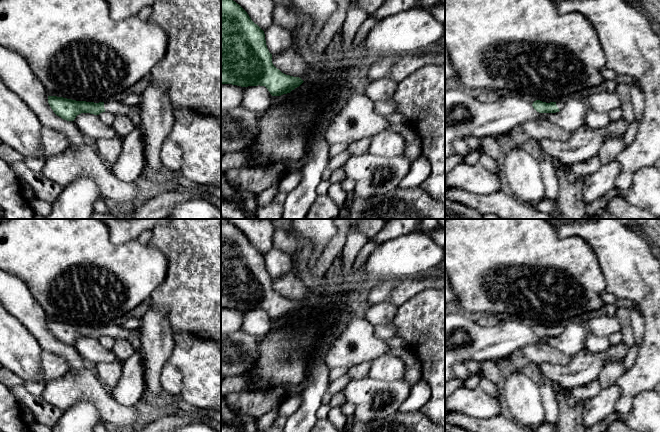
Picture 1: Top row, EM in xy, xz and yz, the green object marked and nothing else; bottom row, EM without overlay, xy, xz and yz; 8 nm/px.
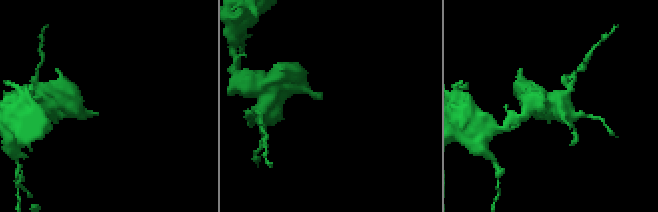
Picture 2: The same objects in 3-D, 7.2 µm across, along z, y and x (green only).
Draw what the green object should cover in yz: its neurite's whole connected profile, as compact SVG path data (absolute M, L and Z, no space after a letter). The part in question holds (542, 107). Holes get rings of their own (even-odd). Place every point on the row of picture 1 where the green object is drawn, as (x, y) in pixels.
M536 100L533 102L532 106L539 113L556 113L564 107L564 104L565 101L546 103Z

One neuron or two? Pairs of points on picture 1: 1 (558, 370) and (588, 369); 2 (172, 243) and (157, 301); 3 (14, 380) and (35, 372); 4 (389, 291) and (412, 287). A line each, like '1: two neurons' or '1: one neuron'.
1: one neuron
2: one neuron
3: two neurons
4: one neuron

